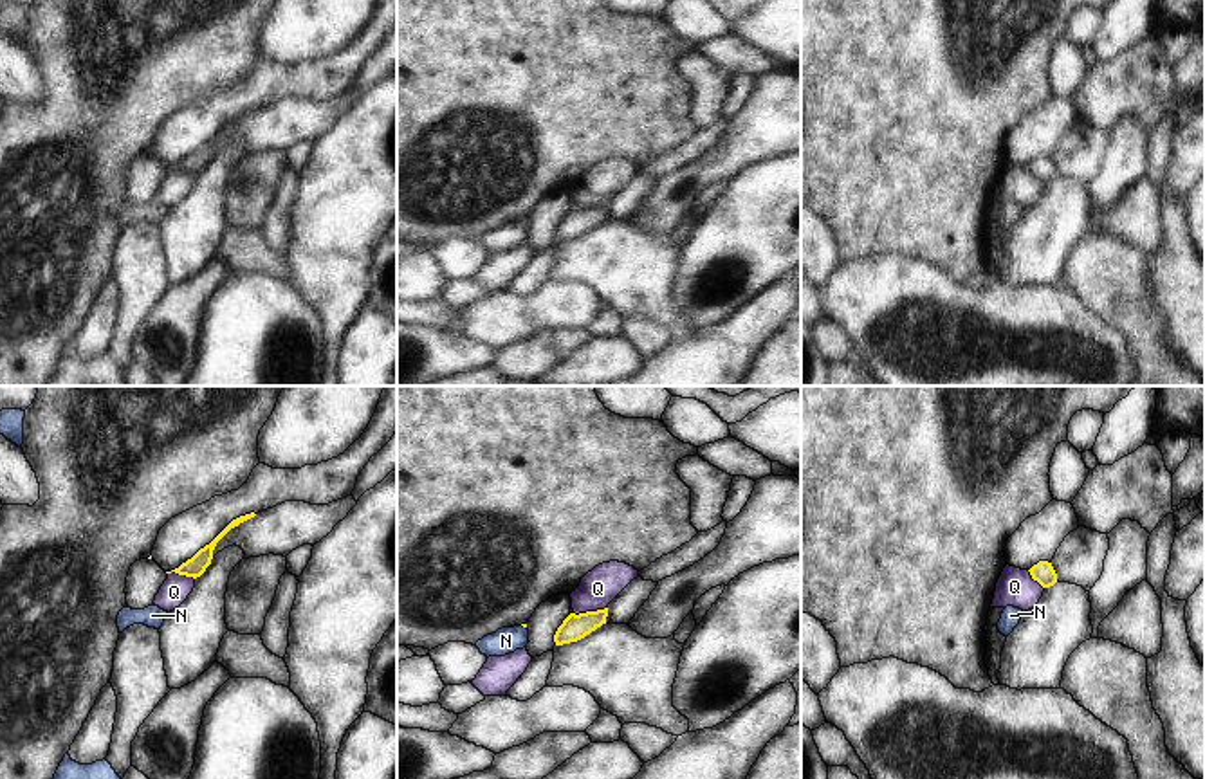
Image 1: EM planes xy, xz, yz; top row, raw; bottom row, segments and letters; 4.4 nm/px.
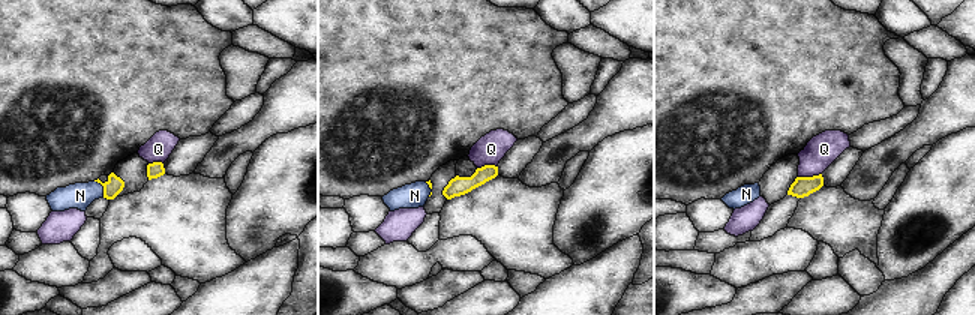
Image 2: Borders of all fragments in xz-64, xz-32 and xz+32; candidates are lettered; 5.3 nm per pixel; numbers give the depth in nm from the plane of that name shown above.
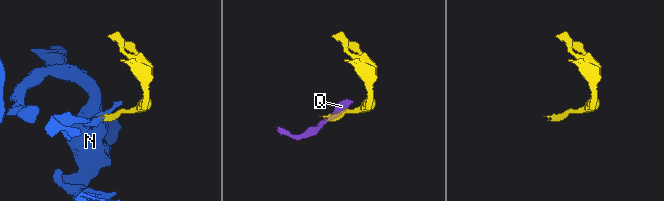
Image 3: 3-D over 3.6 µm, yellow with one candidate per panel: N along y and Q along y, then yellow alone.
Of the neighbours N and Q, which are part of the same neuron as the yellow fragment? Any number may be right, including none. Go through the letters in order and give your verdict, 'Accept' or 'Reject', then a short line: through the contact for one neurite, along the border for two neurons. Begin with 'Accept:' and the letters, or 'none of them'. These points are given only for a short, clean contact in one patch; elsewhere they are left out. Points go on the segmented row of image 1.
Accept: N
N: Accept. Line: xz (522, 624), (524, 626), (505, 641)
Q: Reject. Line: xz (607, 606), (596, 612), (574, 614).

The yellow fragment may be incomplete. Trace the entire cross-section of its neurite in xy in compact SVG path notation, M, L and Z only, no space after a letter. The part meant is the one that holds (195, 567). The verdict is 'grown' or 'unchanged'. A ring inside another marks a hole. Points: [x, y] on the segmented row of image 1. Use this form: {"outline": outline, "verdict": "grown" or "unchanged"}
{"outline": "M251 512L251 514L245 514L245 516L240 516L236 519L233 519L209 545L206 545L204 548L200 548L191 559L188 559L186 563L182 563L179 568L171 570L179 575L186 575L186 577L200 577L206 568L211 564L211 559L213 559L213 550L216 546L216 543L235 527L238 527L240 523L254 518L256 514Z", "verdict": "unchanged"}

